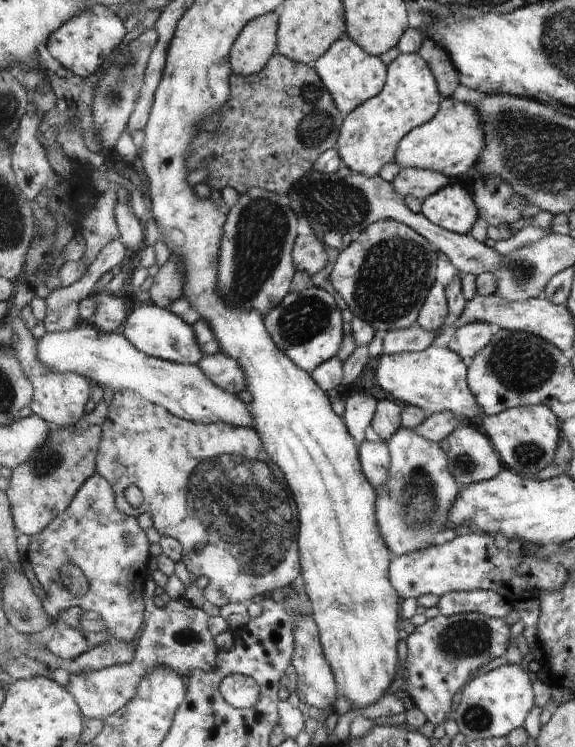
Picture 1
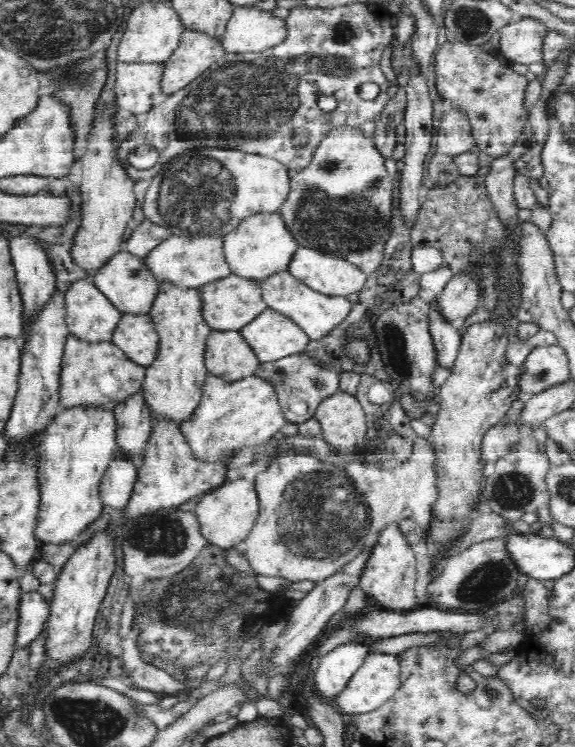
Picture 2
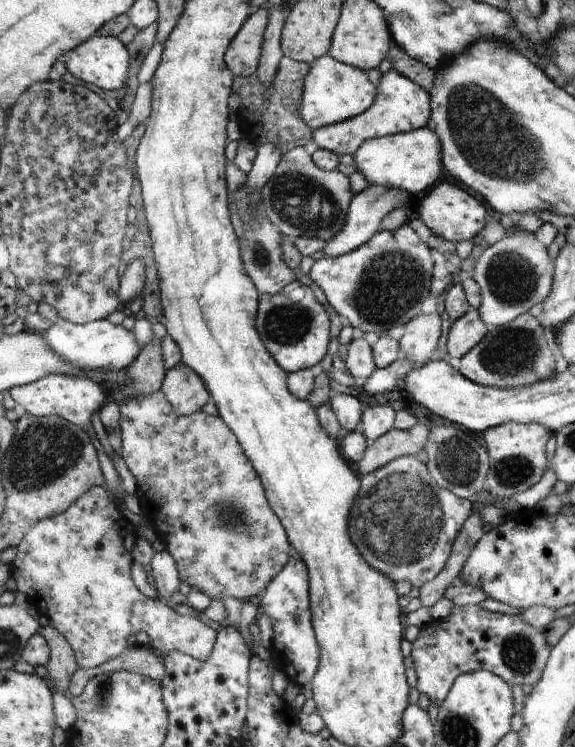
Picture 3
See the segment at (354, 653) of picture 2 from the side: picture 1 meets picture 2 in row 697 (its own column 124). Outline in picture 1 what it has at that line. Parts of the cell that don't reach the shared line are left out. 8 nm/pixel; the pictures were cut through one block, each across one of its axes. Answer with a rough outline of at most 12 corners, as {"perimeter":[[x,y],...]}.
{"perimeter":[[152,302],[121,332],[140,351],[196,365],[192,326]]}

